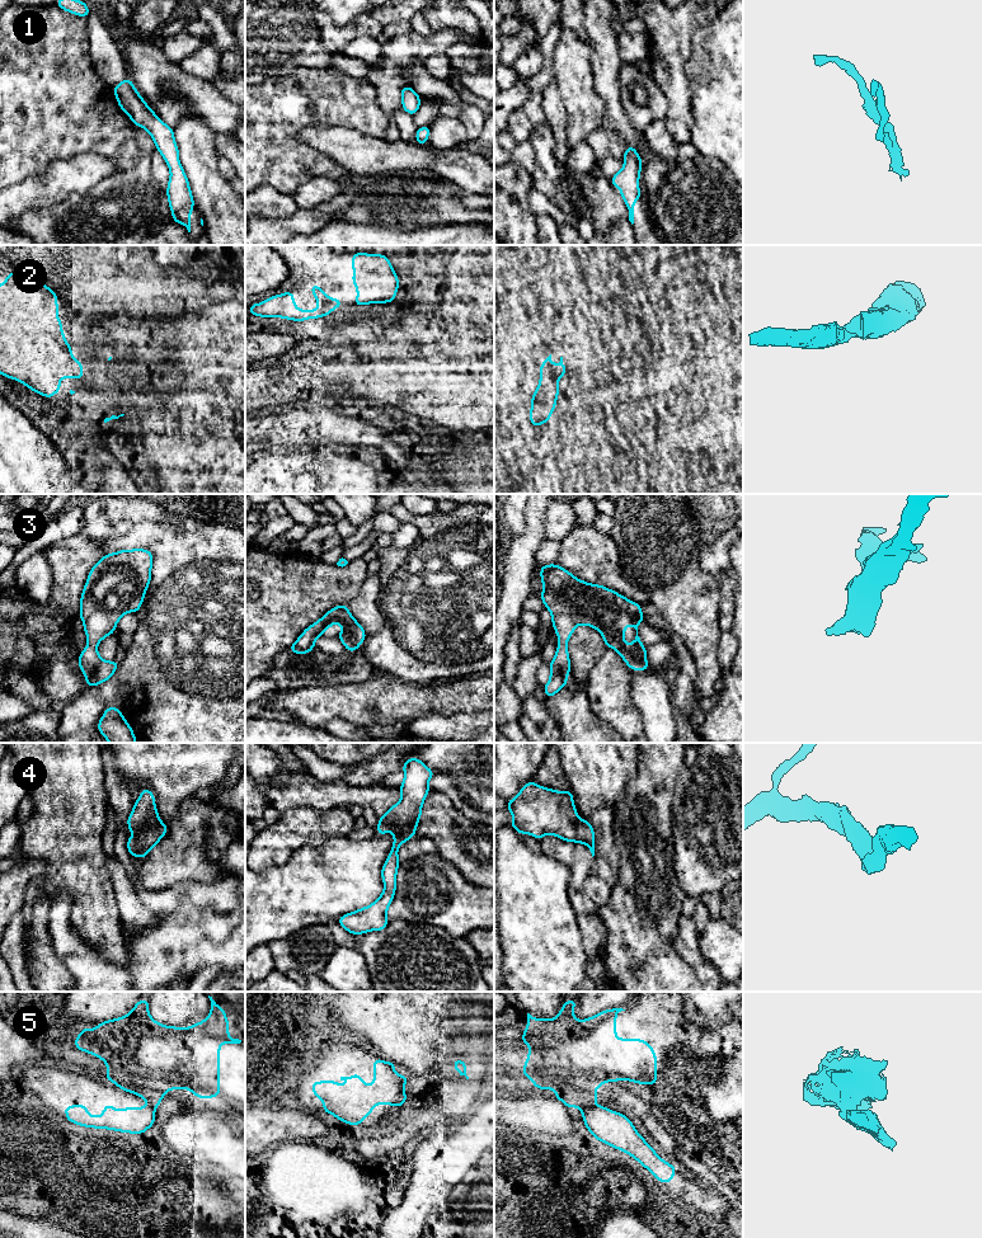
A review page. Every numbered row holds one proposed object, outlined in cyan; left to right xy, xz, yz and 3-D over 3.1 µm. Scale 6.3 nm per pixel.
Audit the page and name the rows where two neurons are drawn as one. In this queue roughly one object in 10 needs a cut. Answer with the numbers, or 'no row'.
5

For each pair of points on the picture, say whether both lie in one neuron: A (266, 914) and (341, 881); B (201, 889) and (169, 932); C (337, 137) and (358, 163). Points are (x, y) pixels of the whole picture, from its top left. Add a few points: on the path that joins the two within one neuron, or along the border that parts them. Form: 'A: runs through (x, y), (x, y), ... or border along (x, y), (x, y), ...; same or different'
A: runs through (285, 899), (322, 883); same
B: border along (181, 894), (195, 903), (211, 905), (220, 913); different
C: runs through (341, 144), (353, 156); same

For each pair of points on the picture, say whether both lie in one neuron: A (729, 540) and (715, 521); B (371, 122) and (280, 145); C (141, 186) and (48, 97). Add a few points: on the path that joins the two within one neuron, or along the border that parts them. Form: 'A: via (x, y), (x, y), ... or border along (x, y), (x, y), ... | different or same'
A: border along (729, 527), (712, 541), (703, 544) | different
B: via (348, 114), (314, 114), (305, 117), (300, 122) | same
C: border along (135, 166), (121, 172) | different

